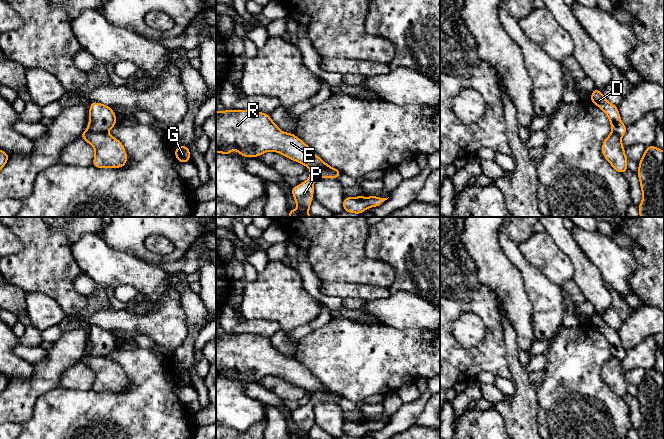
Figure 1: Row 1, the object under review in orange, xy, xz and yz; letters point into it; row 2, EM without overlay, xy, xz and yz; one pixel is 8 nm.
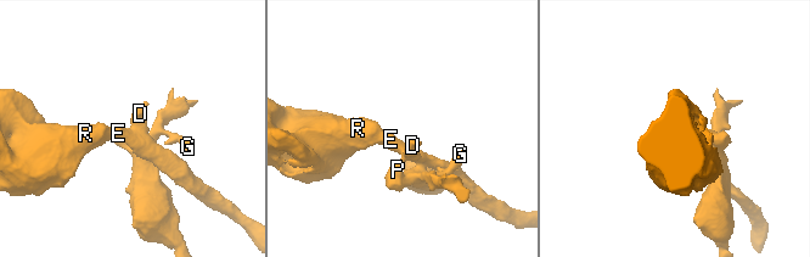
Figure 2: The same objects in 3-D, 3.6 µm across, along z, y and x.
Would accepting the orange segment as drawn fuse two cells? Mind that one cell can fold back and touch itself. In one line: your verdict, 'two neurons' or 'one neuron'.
two neurons

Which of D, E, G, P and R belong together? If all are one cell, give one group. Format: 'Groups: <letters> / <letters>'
Groups: D G P / E R

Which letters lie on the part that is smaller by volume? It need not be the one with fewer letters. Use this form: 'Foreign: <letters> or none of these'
Foreign: E, R

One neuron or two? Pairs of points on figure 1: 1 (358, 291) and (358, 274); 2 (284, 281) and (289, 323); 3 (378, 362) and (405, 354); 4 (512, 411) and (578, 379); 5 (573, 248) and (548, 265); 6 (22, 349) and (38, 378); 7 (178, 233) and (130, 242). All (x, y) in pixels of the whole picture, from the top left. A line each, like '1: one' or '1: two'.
1: two
2: one
3: one
4: two
5: two
6: two
7: one

